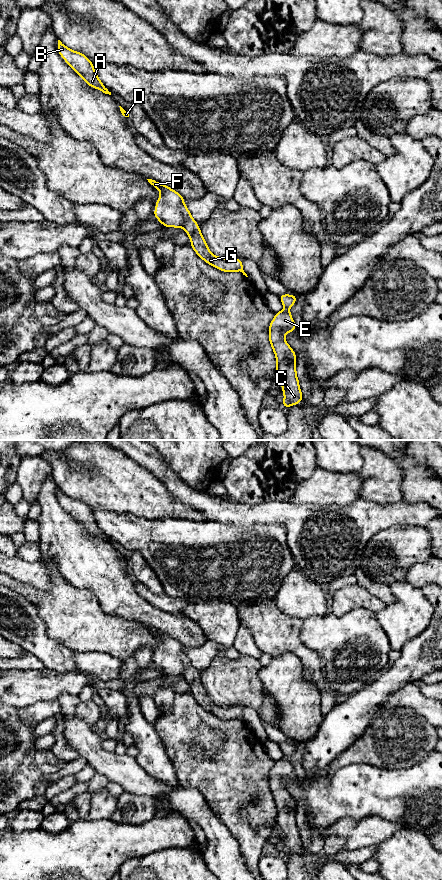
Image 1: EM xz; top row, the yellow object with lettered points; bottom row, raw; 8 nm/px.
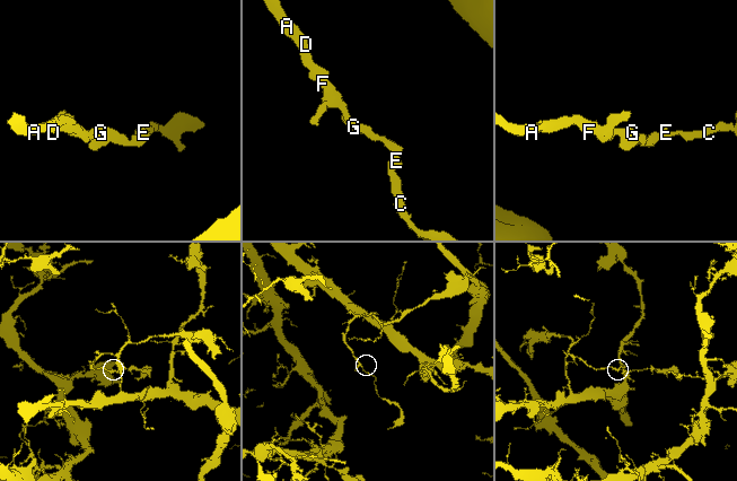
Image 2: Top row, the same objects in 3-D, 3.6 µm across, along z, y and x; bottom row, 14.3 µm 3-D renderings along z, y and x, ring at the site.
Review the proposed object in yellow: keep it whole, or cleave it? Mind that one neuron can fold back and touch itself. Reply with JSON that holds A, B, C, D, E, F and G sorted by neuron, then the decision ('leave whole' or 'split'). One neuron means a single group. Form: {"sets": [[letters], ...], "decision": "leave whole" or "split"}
{"sets": [["A", "B", "C", "D", "E", "F", "G"]], "decision": "leave whole"}

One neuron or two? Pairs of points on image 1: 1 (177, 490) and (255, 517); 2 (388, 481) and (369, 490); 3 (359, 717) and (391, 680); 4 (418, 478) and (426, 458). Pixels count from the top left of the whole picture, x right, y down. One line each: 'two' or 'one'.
1: one
2: one
3: one
4: two

